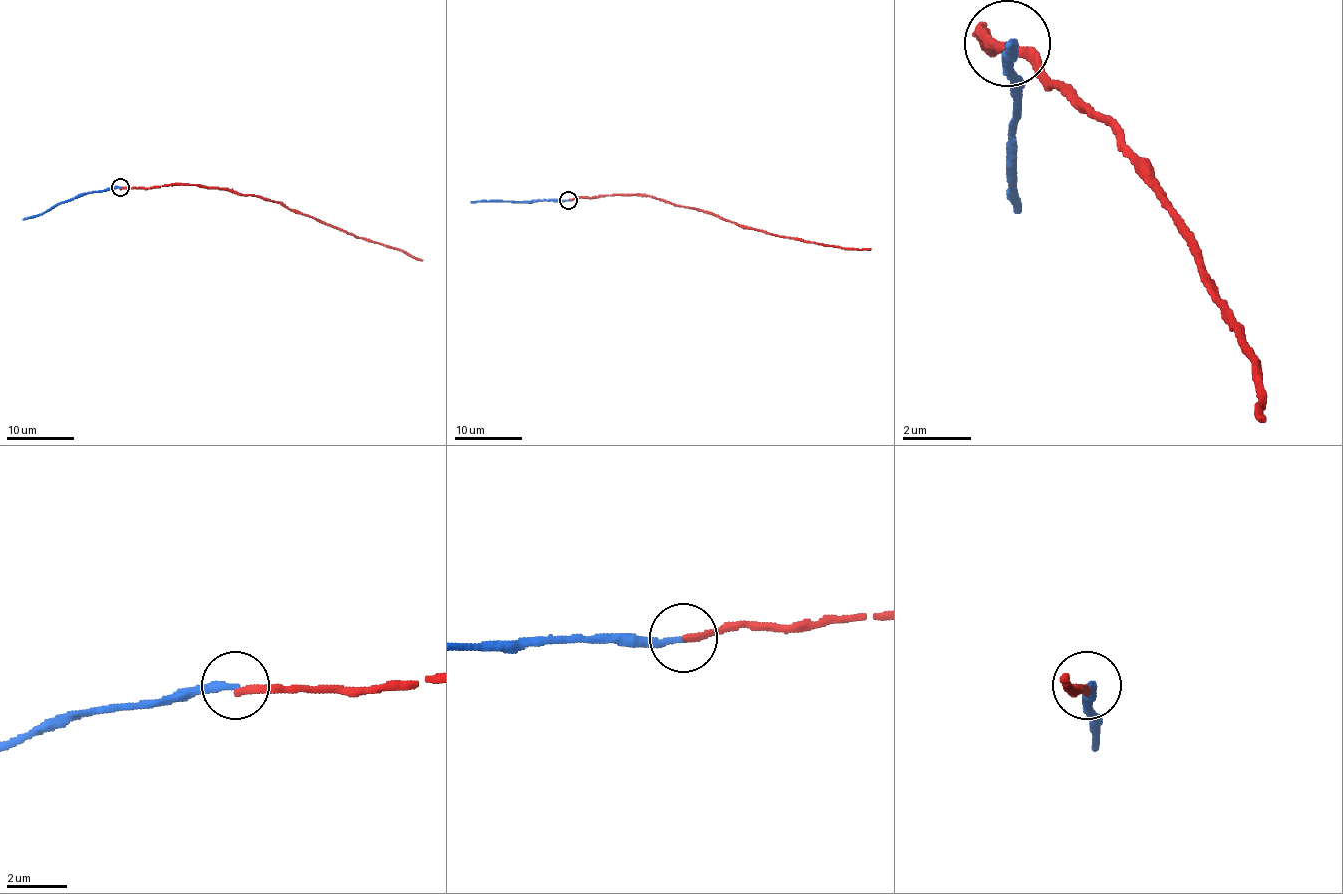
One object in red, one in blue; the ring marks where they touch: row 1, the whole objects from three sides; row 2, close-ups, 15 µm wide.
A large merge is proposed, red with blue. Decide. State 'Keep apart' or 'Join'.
Keep apart

